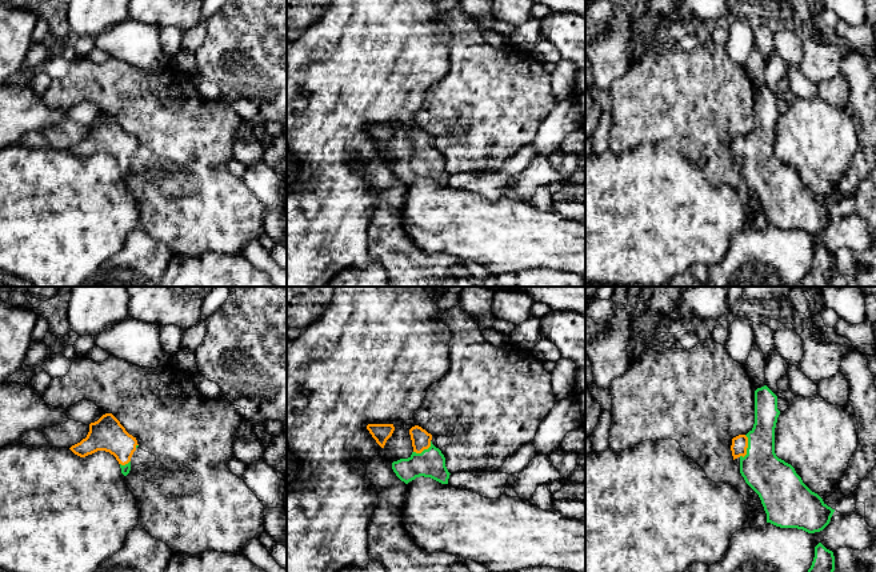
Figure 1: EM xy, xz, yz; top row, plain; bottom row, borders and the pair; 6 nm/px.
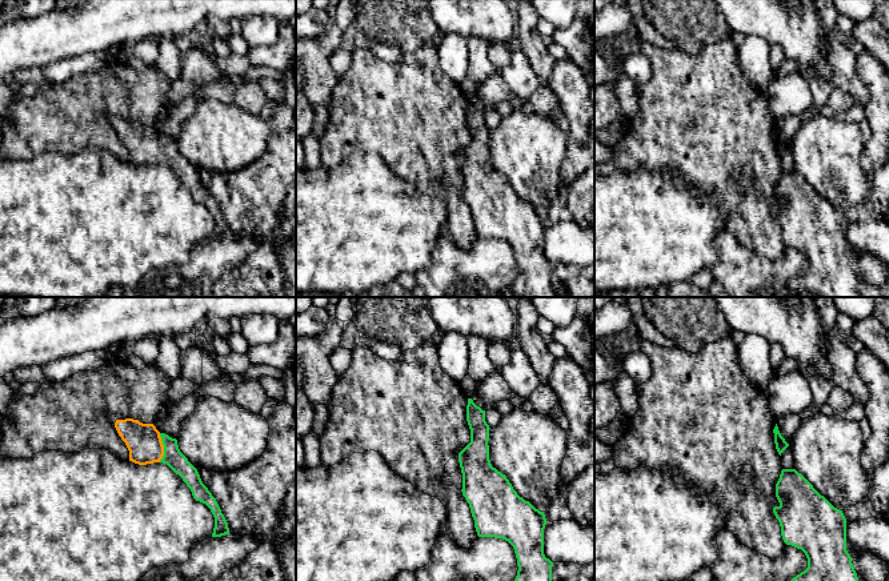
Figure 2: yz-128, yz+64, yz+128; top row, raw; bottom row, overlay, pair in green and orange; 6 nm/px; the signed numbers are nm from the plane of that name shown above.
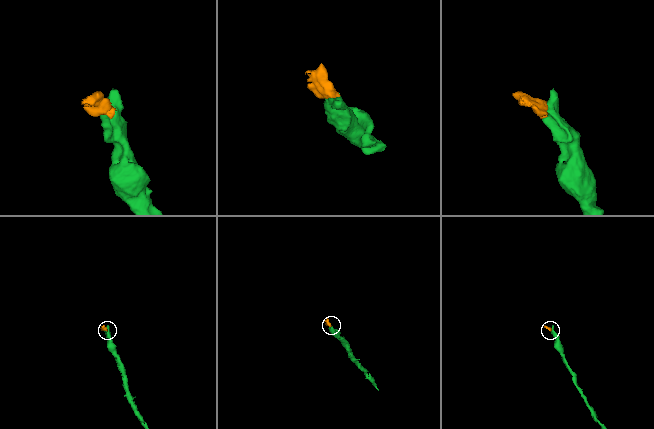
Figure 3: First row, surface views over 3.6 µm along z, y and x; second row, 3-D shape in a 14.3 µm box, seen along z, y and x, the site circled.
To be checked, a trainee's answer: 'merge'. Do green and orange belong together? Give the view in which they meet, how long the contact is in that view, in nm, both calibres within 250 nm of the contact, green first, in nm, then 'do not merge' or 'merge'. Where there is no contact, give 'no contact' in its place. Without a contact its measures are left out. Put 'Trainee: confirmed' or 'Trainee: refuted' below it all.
contact in yz; length 140 nm; calibres 260 and 100 nm; merge
Trainee: confirmed

